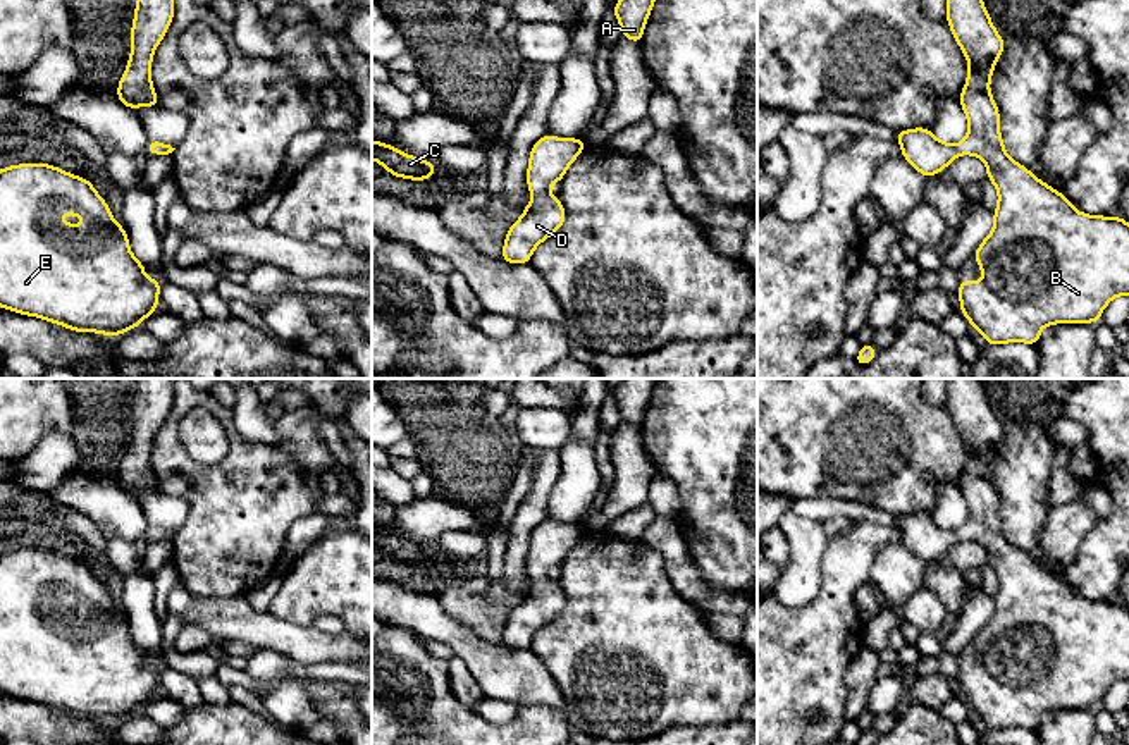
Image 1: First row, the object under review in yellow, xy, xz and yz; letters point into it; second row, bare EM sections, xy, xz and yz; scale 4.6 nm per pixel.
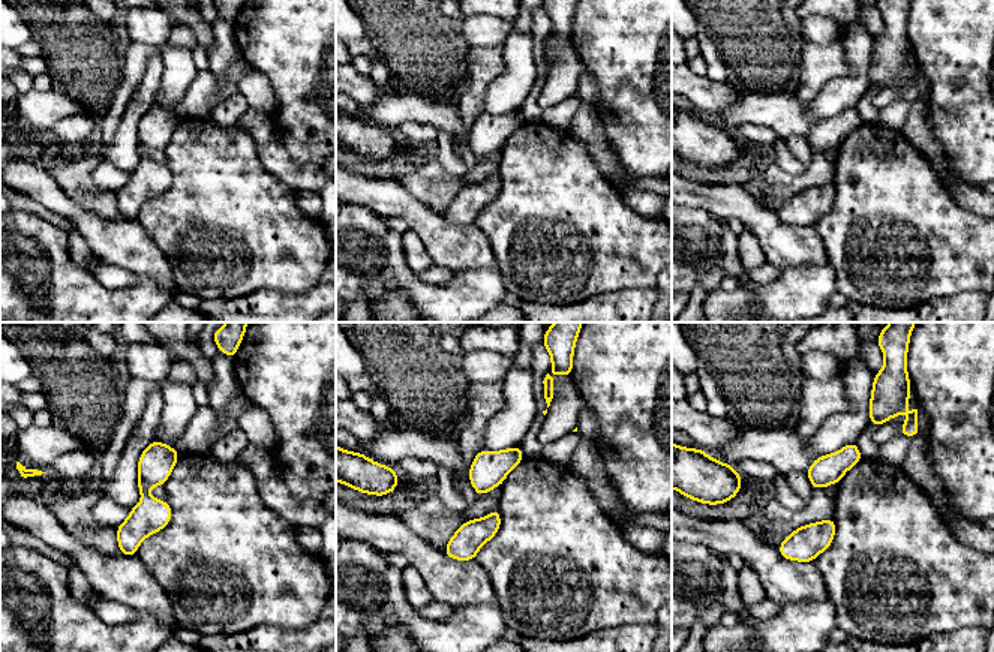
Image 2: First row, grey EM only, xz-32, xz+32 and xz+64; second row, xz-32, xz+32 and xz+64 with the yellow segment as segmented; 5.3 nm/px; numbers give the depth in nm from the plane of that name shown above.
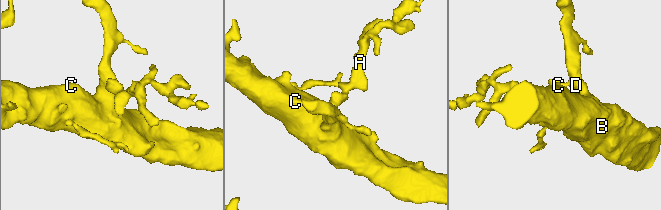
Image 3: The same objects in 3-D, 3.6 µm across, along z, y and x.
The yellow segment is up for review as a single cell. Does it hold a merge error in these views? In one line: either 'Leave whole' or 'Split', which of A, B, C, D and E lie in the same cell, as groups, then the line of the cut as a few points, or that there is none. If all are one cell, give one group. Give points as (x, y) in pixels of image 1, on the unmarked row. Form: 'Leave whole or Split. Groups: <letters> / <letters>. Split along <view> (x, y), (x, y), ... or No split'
Leave whole. Groups: A B C D E. No split

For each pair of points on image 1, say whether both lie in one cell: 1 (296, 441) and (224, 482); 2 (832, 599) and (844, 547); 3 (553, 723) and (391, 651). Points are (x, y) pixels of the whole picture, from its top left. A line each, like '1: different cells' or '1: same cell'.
1: different cells
2: same cell
3: same cell

